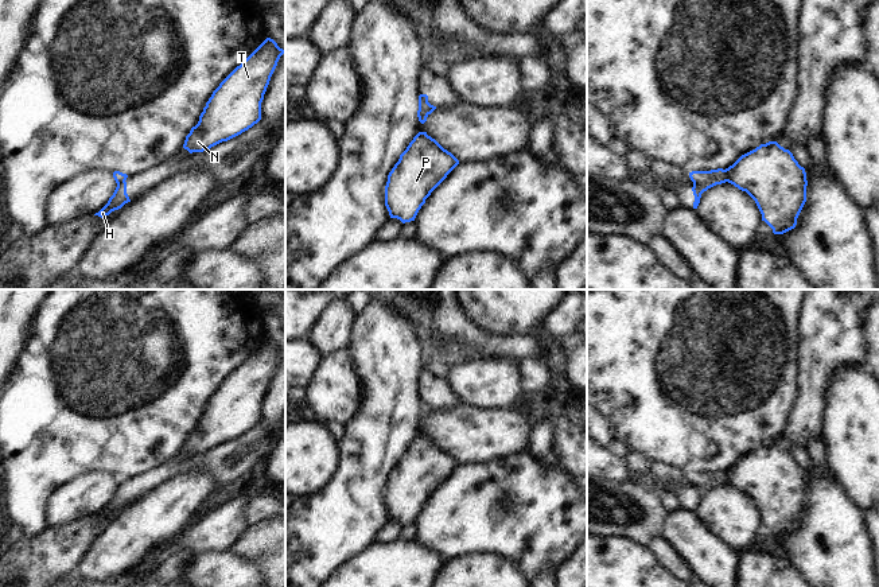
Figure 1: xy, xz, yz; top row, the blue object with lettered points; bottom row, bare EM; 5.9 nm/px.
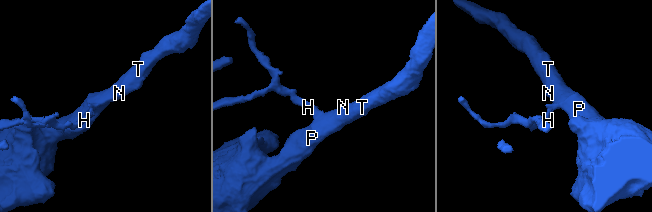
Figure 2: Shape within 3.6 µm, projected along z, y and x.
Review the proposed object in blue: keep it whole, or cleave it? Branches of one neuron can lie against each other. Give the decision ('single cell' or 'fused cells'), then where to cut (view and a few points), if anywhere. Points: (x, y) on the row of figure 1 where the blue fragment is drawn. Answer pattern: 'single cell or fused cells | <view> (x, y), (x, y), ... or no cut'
fused cells | yz (693, 182), (701, 193)

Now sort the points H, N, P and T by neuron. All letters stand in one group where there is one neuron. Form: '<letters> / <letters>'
H / N P T

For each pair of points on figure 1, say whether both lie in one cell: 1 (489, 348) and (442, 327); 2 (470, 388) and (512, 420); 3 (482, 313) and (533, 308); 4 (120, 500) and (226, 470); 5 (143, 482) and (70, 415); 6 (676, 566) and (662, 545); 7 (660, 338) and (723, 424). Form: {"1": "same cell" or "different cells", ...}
{"1": "same cell", "2": "different cells", "3": "same cell", "4": "same cell", "5": "different cells", "6": "same cell", "7": "same cell"}

